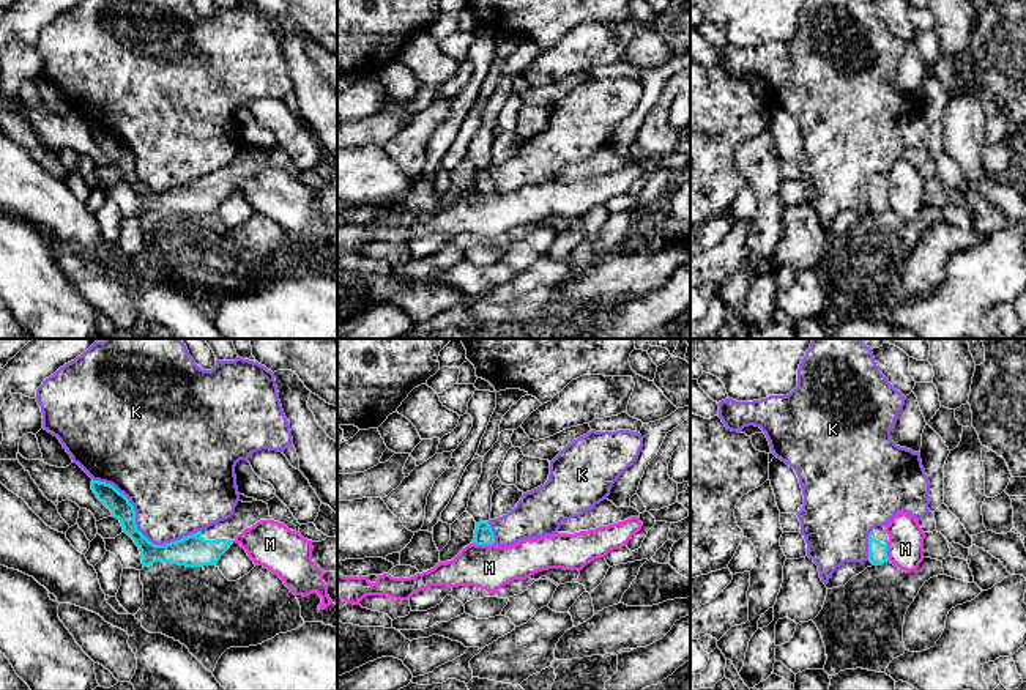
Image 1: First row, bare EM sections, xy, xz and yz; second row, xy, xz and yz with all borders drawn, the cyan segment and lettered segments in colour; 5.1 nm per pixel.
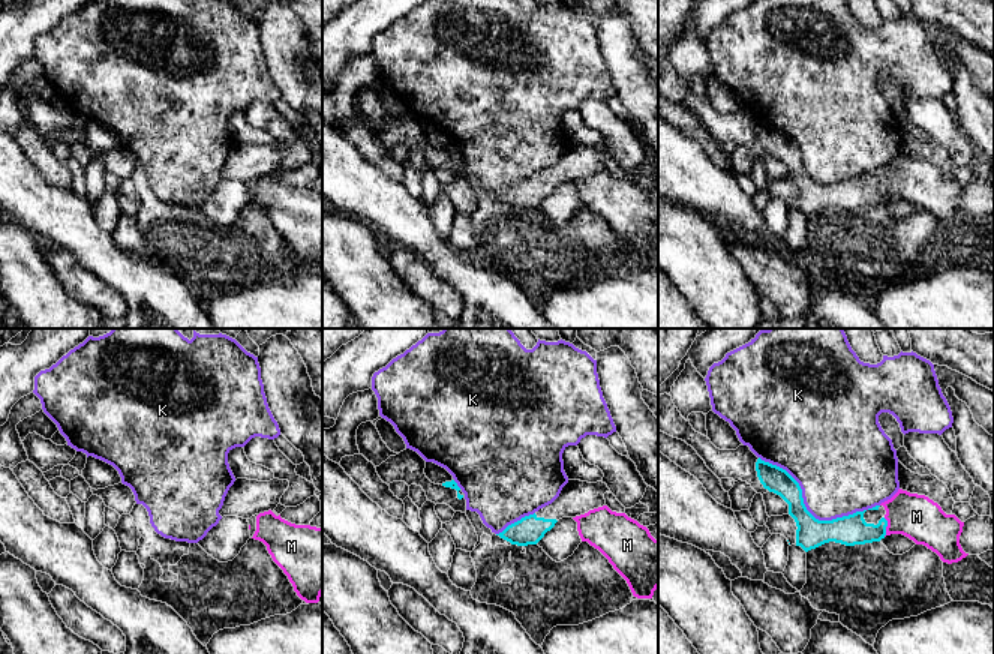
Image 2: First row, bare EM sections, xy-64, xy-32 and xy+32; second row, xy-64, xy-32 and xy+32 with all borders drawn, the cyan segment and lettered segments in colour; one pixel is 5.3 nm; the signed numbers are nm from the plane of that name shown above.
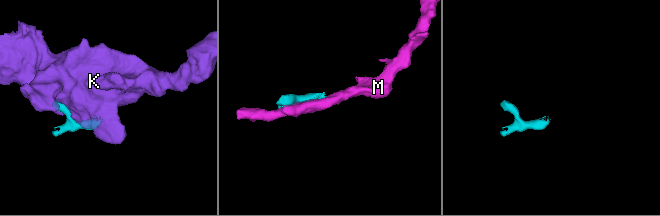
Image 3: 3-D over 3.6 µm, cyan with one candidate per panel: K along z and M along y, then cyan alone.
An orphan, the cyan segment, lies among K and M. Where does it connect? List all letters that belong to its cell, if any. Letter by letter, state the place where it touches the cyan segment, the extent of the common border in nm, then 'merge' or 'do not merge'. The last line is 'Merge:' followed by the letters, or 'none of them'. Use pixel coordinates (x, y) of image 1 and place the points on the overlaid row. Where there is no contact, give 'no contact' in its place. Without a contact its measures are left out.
K: contact xy (136, 528); length 600 nm; do not merge
M: contact xz (484, 544); length 110 nm; do not merge
Merge: none of them

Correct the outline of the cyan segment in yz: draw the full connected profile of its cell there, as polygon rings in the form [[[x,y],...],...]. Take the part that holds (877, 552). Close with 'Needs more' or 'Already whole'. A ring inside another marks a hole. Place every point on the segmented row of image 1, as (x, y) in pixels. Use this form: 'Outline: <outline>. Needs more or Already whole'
Outline: [[[883,526],[873,528],[868,536],[868,561],[873,566],[883,566],[889,561],[887,556],[889,536]]]. Needs more

